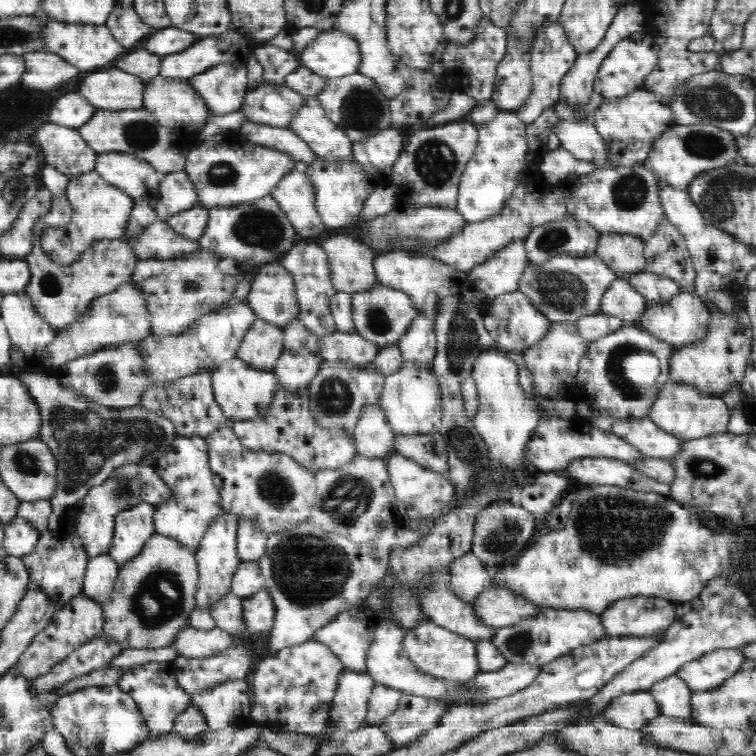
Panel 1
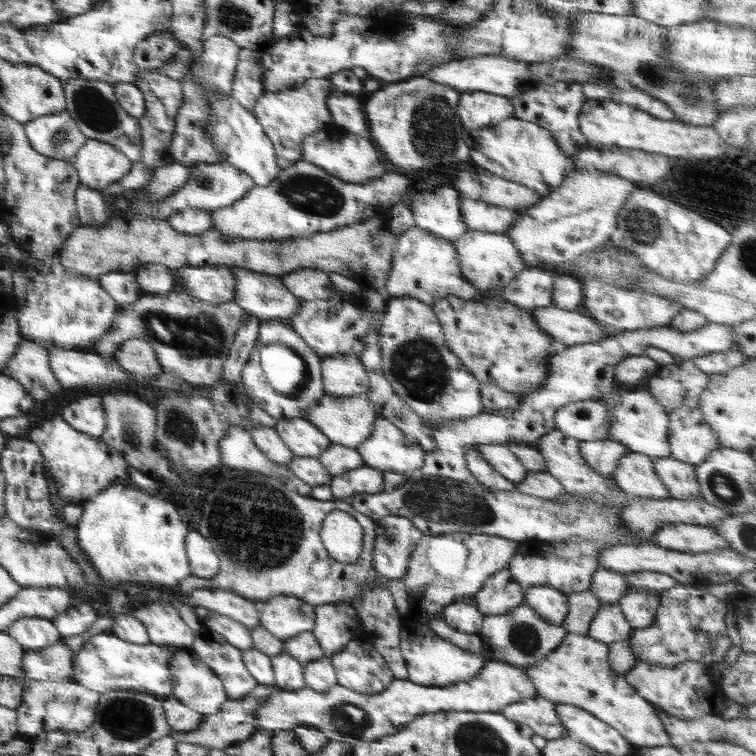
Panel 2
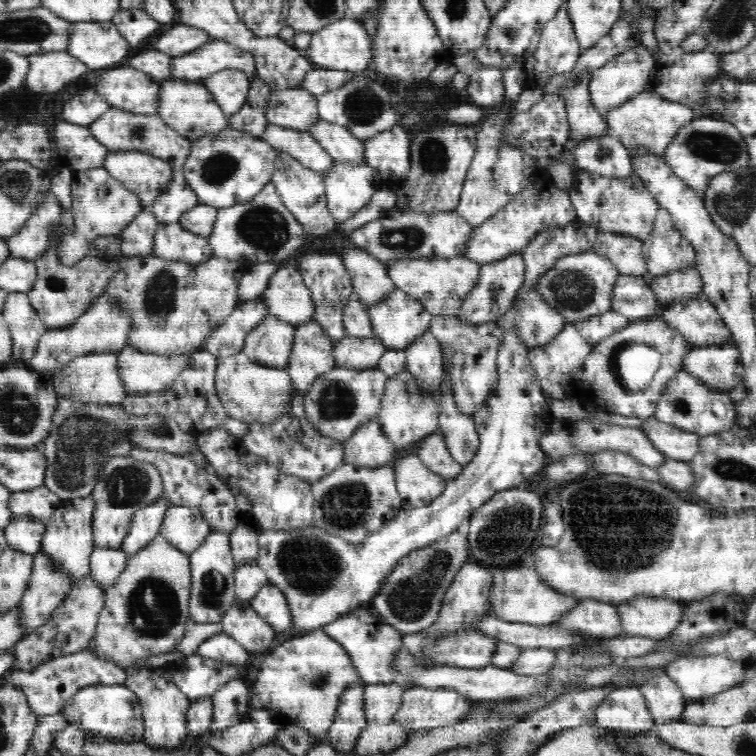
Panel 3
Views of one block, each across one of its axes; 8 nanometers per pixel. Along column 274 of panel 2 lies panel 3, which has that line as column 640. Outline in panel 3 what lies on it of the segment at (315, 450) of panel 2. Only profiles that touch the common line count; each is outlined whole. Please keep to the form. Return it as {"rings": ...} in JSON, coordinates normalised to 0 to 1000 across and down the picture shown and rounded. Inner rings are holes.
{"rings":[[[868,550],[853,554],[845,567],[884,607],[911,610],[926,598],[927,578],[923,574],[873,557]]]}

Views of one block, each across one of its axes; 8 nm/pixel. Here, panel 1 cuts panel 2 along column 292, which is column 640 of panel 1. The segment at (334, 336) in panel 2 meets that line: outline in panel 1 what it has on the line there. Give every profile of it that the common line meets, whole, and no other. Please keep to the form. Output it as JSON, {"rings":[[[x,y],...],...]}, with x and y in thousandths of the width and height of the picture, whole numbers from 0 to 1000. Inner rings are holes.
{"rings":[[[901,386],[878,401],[860,402],[847,421],[841,421],[832,429],[837,429],[841,434],[848,434],[852,439],[858,439],[870,450],[877,450],[898,460],[918,452],[921,448],[931,447],[940,423],[939,411],[934,407],[933,398],[921,386]]]}

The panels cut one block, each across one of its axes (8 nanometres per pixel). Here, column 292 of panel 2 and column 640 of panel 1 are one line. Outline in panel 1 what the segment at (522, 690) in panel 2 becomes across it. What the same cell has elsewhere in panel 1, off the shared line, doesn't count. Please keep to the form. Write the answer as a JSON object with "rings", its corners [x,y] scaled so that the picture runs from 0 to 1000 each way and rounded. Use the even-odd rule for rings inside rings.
{"rings":[[[860,913],[840,914],[812,923],[795,947],[813,960],[847,967],[873,947],[873,939]]]}

